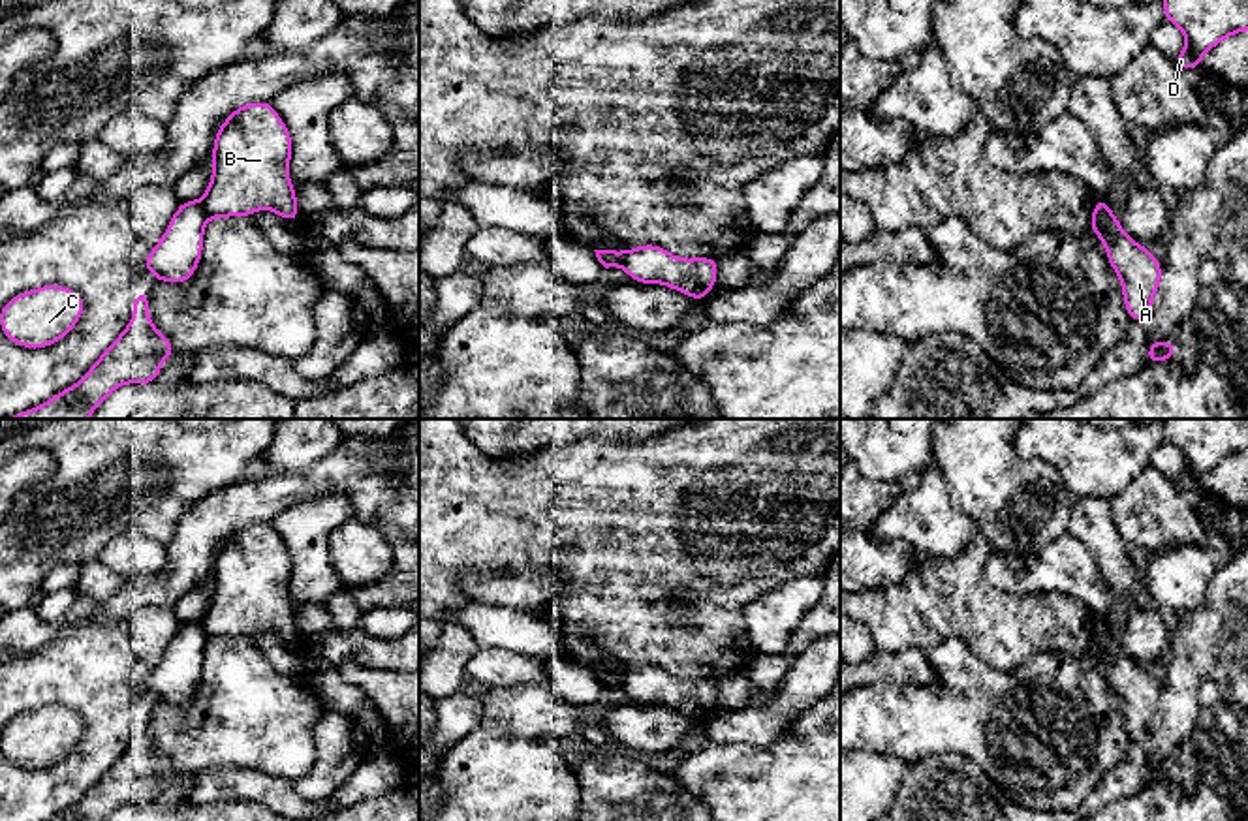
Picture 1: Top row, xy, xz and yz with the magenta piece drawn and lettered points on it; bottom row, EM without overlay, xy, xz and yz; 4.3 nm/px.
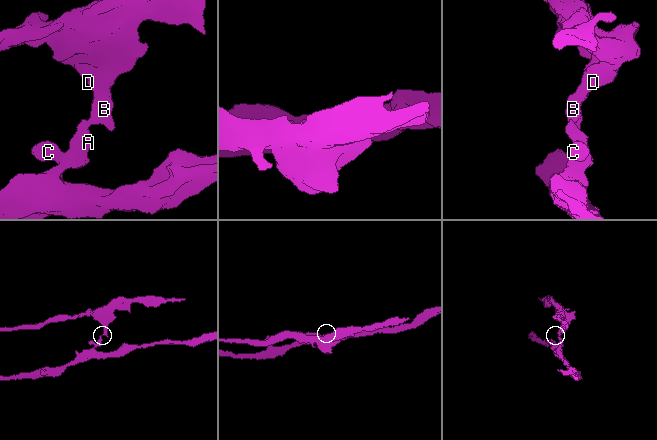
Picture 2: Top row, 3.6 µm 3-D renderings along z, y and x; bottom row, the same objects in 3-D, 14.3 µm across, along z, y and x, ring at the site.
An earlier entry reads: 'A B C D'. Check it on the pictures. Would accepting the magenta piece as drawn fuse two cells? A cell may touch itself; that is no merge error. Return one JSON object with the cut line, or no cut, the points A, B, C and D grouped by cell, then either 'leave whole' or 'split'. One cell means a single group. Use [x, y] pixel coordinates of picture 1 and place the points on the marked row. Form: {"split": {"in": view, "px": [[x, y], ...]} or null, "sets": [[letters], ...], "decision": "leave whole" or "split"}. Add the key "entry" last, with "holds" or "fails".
{"split": {"in": "xy", "px": [[200, 201], [207, 216]]}, "sets": [["A", "C"], ["B", "D"]], "decision": "split", "entry": "fails"}

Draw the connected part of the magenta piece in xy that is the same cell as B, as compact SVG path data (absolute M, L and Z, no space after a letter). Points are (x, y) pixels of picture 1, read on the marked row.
M271 101L237 107L214 137L212 178L201 199L207 218L271 209L297 222L299 205L288 177L291 150L291 135Z

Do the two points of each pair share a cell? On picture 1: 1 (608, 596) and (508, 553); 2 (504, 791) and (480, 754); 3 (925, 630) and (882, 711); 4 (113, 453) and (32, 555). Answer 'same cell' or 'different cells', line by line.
1: same cell
2: same cell
3: different cells
4: same cell

